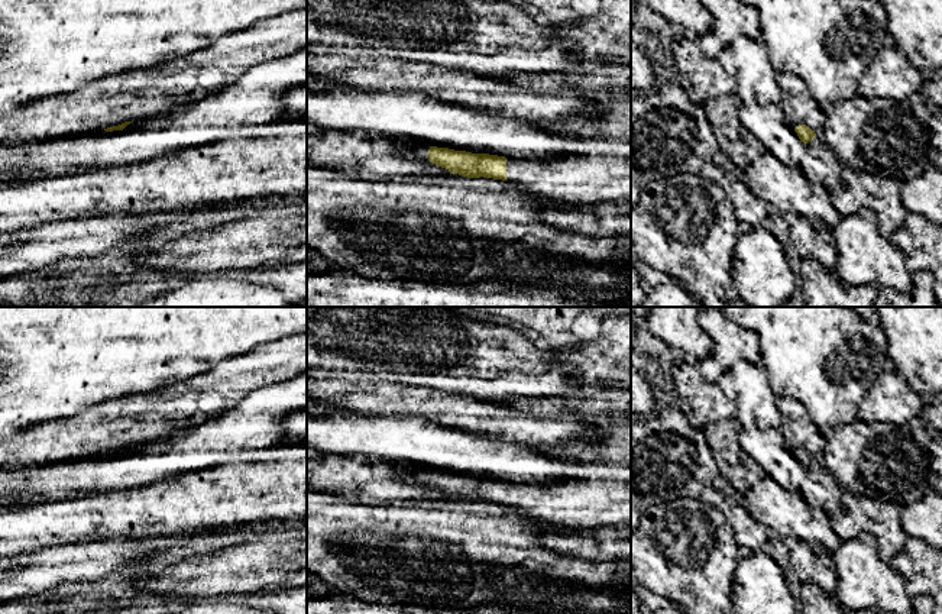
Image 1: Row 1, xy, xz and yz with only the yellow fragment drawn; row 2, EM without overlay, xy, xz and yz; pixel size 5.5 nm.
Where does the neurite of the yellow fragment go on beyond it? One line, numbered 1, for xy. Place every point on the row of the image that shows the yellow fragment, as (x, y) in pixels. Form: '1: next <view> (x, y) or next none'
1: next none

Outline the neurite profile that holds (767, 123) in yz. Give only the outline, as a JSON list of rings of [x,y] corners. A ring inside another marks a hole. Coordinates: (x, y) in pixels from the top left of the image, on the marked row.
[[[738,101],[738,114],[742,126],[763,143],[765,151],[789,167],[800,167],[806,146],[794,127],[786,122],[778,104],[764,106],[758,101]]]

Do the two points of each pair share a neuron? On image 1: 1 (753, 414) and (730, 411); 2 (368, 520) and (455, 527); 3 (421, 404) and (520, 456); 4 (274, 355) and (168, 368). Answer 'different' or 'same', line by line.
1: different
2: same
3: different
4: different

